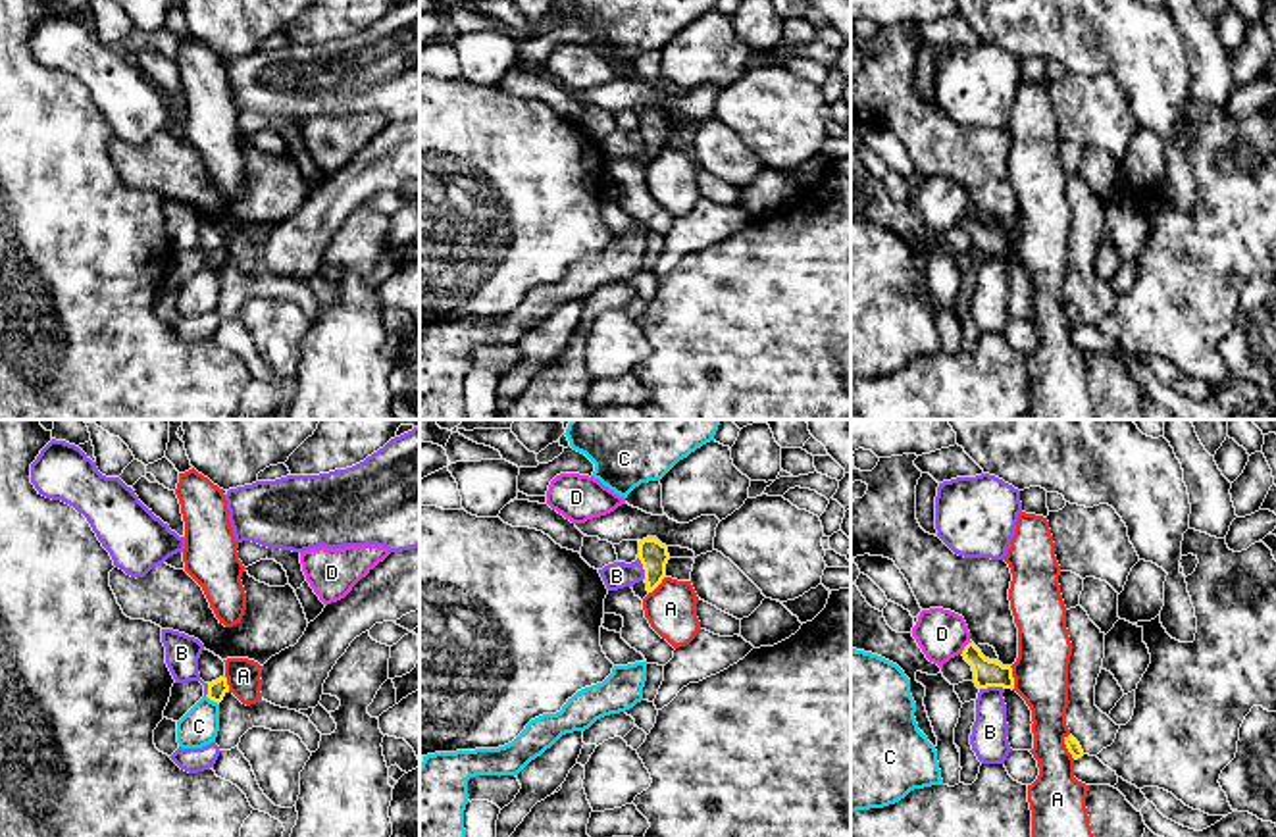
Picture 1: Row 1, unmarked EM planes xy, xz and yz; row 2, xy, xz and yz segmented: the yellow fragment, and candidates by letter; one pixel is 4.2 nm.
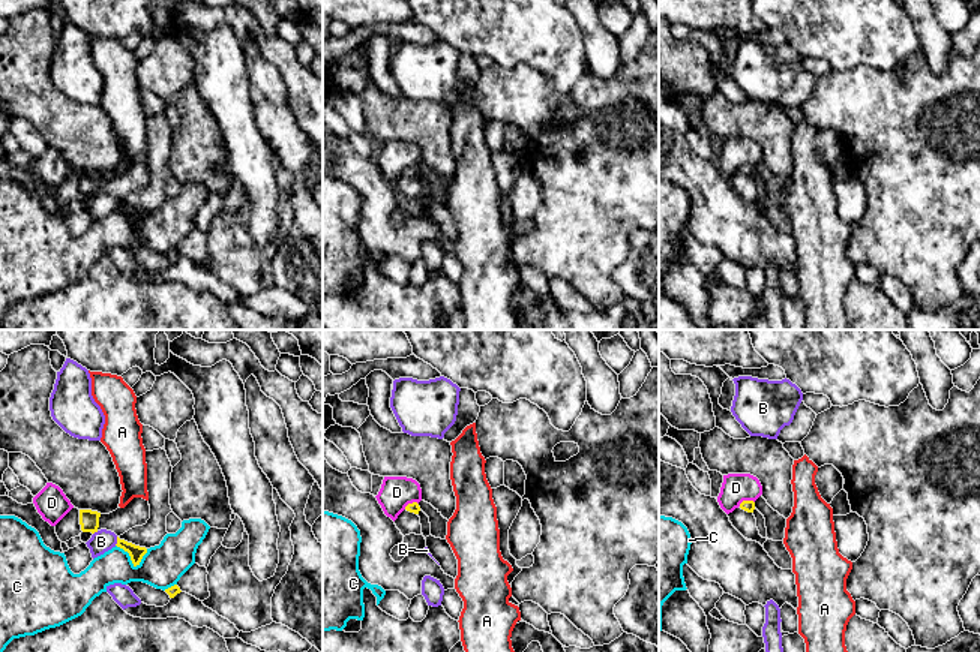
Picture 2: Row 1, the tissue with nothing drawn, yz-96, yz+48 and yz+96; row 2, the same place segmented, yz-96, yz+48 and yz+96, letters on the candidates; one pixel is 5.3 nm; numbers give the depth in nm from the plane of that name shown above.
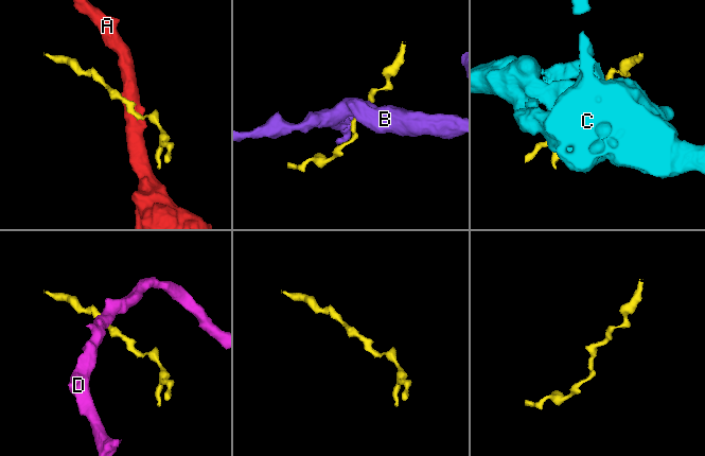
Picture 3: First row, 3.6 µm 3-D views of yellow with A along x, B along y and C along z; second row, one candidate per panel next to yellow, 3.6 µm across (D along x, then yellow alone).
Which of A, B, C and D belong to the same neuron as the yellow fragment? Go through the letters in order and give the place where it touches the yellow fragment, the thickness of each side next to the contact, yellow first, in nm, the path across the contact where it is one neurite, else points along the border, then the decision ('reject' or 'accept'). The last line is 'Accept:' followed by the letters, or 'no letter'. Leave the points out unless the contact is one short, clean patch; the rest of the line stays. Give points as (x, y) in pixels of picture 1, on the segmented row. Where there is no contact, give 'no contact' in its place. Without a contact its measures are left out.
A: yz (1067, 747) | 60/240 nm | along yz (1069, 734), (1065, 743), (1074, 759) | reject
B: yz (992, 685) | 110/150 nm | along yz (1003, 687), (980, 689) | reject
C: xy (212, 699) | 80/160 nm | reject
D: yz (965, 647) | 110/200 nm | along yz (970, 641), (961, 653) | reject
Accept: no letter

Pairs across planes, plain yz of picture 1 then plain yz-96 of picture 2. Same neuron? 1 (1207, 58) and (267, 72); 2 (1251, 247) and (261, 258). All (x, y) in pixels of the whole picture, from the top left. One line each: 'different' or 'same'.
1: same
2: same

